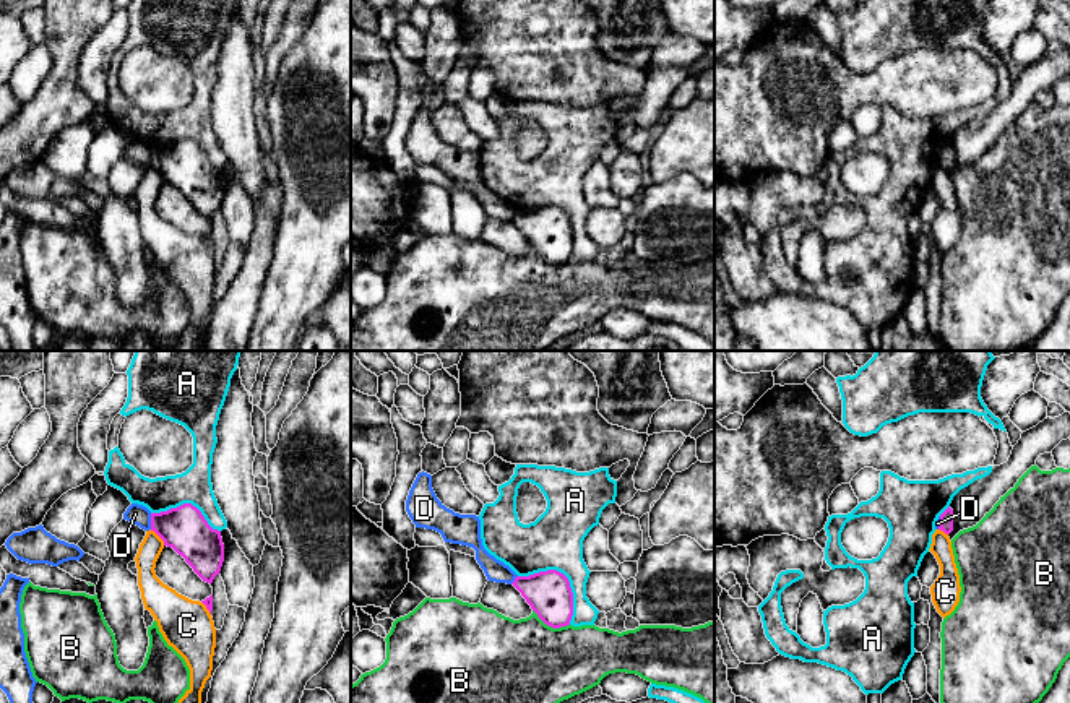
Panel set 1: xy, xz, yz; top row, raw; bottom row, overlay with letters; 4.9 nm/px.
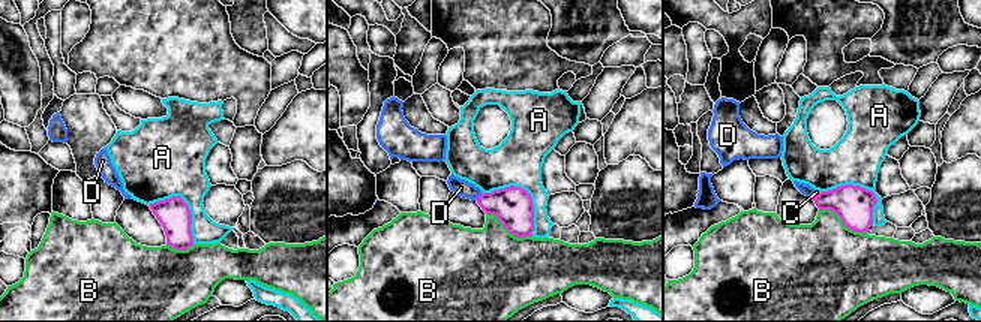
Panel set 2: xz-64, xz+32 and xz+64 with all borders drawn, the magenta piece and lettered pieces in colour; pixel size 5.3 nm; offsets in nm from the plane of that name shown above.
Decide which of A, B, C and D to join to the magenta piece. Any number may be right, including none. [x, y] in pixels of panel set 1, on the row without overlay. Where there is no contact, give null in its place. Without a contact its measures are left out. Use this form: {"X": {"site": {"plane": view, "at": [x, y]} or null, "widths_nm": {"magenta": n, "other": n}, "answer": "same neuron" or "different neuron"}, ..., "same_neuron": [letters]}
{"A": {"site": {"plane": "xz", "at": [565, 213]}, "widths_nm": {"magenta": 220, "other": 280}, "answer": "different neuron"}, "B": {"site": {"plane": "xz", "at": [551, 262]}, "widths_nm": {"magenta": 220, "other": 480}, "answer": "different neuron"}, "C": {"site": {"plane": "xy", "at": [158, 171]}, "widths_nm": {"magenta": 220, "other": 110}, "answer": "different neuron"}, "D": {"site": {"plane": "xy", "at": [151, 158]}, "widths_nm": {"magenta": 220, "other": 100}, "answer": "different neuron"}, "same_neuron": []}

